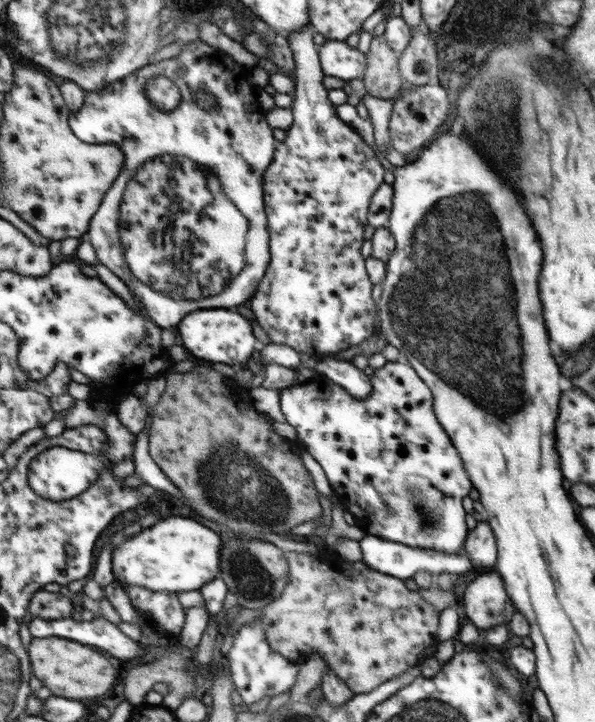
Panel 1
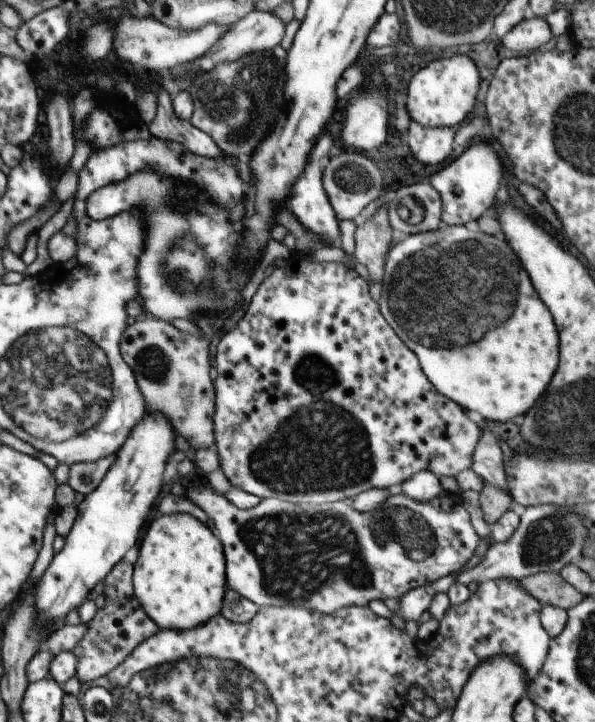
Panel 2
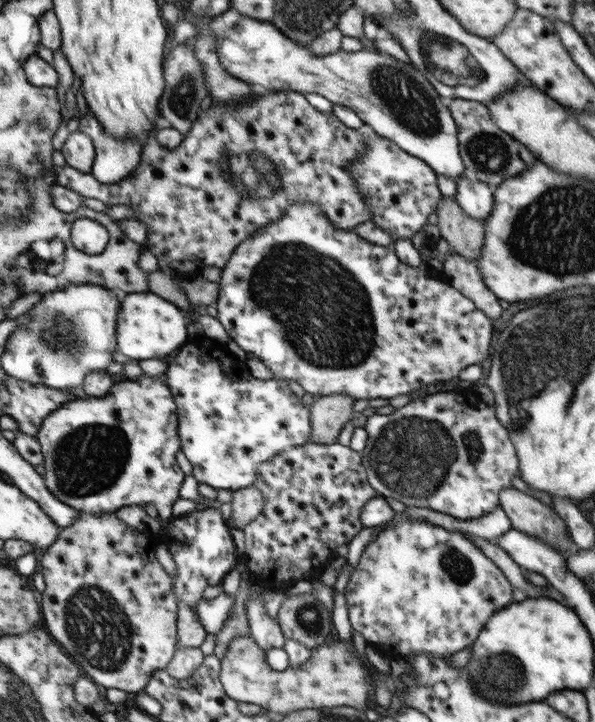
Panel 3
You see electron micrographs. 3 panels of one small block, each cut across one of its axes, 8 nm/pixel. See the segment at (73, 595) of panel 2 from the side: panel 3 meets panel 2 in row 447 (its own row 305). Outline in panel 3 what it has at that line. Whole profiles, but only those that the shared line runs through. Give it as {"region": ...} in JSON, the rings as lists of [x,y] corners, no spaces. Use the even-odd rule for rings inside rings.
{"region":[[[148,292],[126,293],[120,302],[117,324],[118,350],[128,356],[129,360],[139,361],[146,359],[158,359],[160,356],[172,354],[186,341],[190,341],[192,328],[184,322],[184,312],[164,298]]]}

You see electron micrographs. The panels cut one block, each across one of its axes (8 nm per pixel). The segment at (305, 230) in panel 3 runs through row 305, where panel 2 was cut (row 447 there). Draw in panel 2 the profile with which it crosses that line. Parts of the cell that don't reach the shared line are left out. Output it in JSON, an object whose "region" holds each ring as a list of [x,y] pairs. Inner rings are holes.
{"region":[[[293,251],[293,254],[286,259],[286,266],[283,268],[276,268],[271,276],[267,277],[264,282],[262,282],[260,288],[258,288],[256,294],[254,294],[248,309],[246,310],[244,317],[239,320],[235,328],[231,328],[223,337],[216,350],[216,367],[215,370],[218,372],[216,380],[214,380],[215,386],[215,408],[214,408],[214,438],[216,443],[216,448],[219,452],[219,467],[222,468],[224,475],[234,486],[234,488],[240,488],[244,492],[252,493],[257,496],[260,500],[266,499],[280,499],[281,501],[291,502],[294,504],[324,504],[336,501],[343,501],[345,498],[354,498],[362,492],[366,492],[372,489],[398,489],[403,482],[410,480],[414,474],[422,471],[433,472],[437,477],[440,476],[458,476],[460,472],[466,472],[472,468],[474,464],[474,450],[476,450],[476,445],[480,442],[481,430],[467,415],[467,412],[460,408],[458,414],[454,408],[454,402],[442,398],[436,388],[432,386],[430,380],[428,380],[426,374],[424,374],[418,357],[414,352],[412,352],[403,342],[398,338],[398,335],[394,332],[393,328],[390,328],[388,322],[382,313],[380,312],[379,304],[372,299],[370,295],[369,282],[362,278],[360,274],[357,273],[355,269],[346,266],[345,264],[339,262],[314,262],[312,257],[308,256],[306,253]]]}

